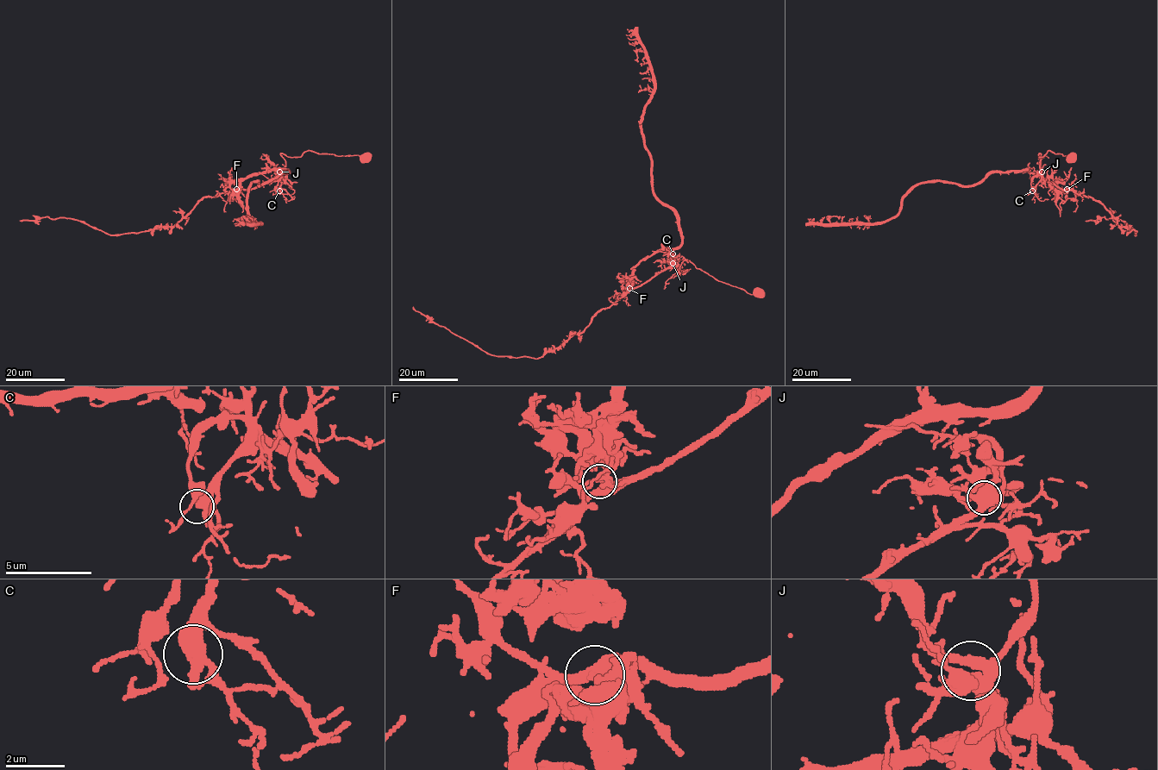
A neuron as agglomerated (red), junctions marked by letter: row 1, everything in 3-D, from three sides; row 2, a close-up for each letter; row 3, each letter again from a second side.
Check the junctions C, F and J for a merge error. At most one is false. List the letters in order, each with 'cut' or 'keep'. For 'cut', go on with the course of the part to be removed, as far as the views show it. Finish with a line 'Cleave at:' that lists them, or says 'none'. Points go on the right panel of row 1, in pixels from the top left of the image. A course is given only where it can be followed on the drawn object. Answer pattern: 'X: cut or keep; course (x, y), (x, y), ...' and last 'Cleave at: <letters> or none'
C: keep
F: cut; course (1067, 189), (1092, 197), (1119, 225), (1137, 232), (1135, 234), (1126, 222), (1115, 218), (1085, 221)
J: keep
Cleave at: F

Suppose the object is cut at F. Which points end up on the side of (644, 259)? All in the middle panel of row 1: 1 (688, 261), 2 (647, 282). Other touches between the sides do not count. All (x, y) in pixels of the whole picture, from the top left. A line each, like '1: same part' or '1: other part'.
1: other part
2: other part

